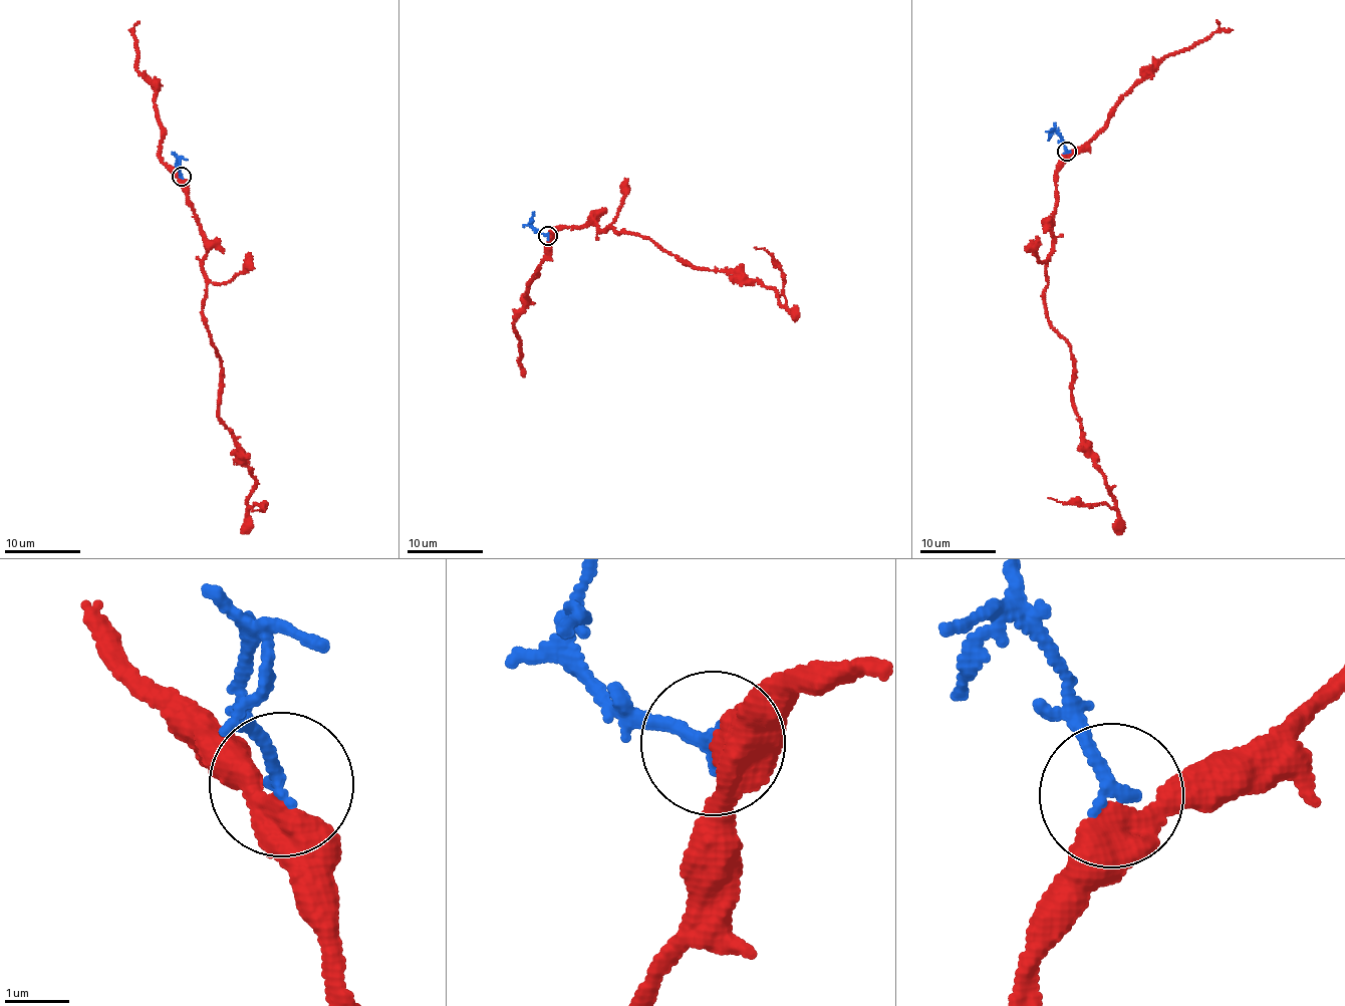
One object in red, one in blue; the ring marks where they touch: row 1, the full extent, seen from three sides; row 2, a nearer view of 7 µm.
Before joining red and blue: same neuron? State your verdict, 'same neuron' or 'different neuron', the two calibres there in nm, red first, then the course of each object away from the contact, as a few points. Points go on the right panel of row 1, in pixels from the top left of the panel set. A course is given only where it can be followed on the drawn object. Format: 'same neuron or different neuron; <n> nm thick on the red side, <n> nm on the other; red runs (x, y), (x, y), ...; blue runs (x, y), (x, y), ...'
different neuron; 460 nm thick on the red side, 220 nm on the other; red runs (1067, 153), (1057, 173), (1045, 303), (1050, 325), (1070, 345), (1072, 405), (1087, 455), (1115, 504), (1048, 498); blue runs (1067, 151), (1055, 132), (1048, 140)

